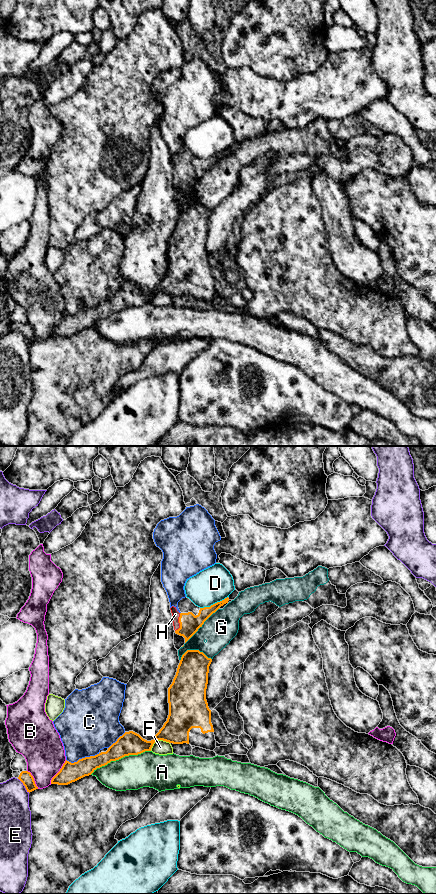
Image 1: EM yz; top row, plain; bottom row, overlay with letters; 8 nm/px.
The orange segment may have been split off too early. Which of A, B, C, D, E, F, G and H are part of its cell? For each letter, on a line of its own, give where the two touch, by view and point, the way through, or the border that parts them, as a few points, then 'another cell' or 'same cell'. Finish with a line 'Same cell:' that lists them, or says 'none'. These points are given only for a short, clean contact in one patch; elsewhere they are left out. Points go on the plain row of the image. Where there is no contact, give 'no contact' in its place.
A: contact yz (120, 310); another cell
B: contact yz (58, 324); another cell
C: contact yz (82, 310); another cell
D: contact yz (213, 156); another cell
E: contact yz (23, 336); another cell
F: contact yz (157, 291); border yz (169, 294), (156, 292), (150, 302); another cell
G: contact yz (201, 178); another cell
H: contact yz (179, 174); way yz (189, 175), (179, 174), (175, 166); same cell
Same cell: H

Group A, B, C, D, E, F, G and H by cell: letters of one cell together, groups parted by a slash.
A / B / C / D / E / F / G / H

